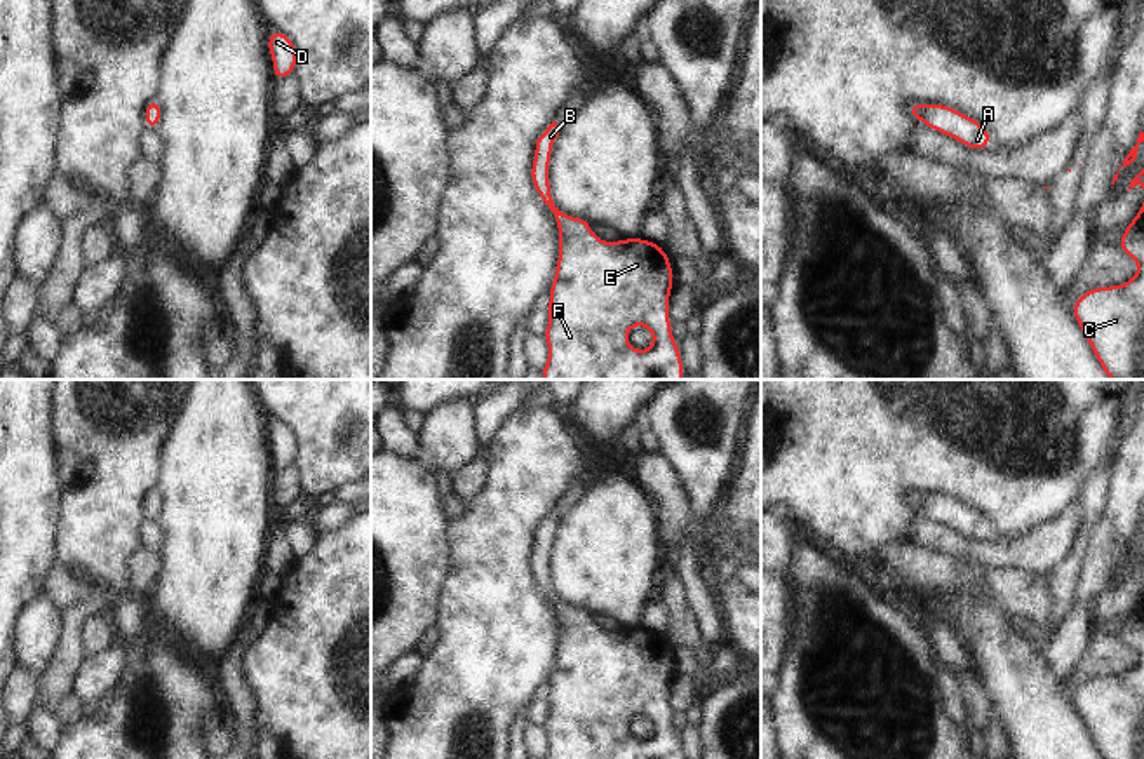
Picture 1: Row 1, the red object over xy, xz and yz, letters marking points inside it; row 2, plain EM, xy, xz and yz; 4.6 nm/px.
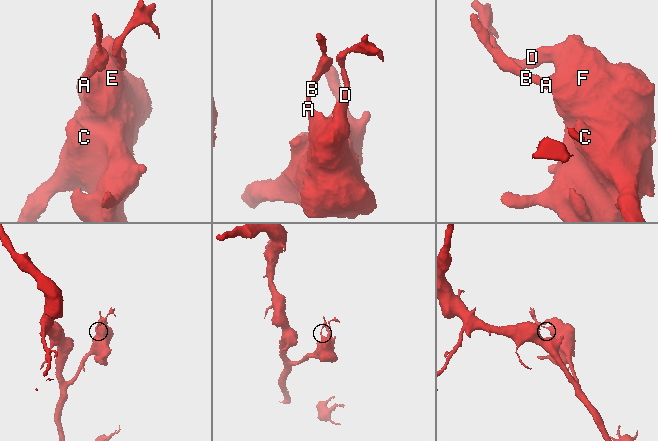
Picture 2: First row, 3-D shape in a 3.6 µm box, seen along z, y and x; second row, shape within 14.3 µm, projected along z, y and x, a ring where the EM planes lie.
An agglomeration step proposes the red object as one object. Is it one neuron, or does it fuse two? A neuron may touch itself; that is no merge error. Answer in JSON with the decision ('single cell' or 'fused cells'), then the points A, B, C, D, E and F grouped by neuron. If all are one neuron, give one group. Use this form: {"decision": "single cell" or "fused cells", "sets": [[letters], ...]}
{"decision": "single cell", "sets": [["A", "B", "C", "D", "E", "F"]]}

